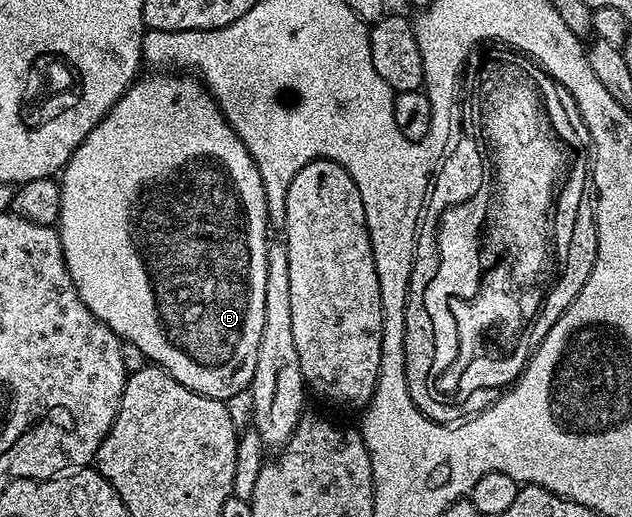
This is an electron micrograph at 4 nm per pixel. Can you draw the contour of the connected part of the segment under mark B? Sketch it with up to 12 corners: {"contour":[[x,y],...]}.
{"contour":[[141,75],[58,176],[86,306],[249,391],[266,194],[195,75]]}

